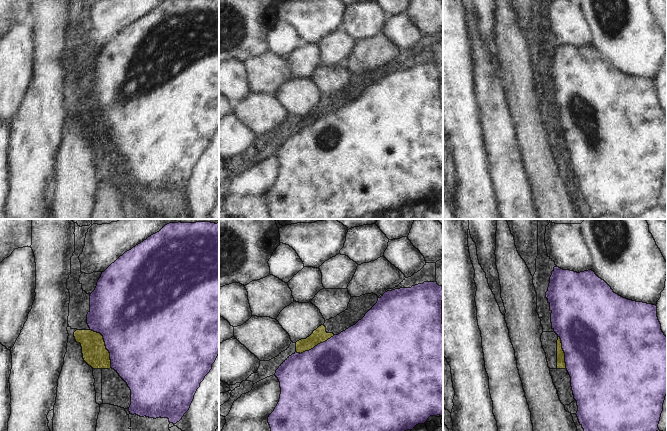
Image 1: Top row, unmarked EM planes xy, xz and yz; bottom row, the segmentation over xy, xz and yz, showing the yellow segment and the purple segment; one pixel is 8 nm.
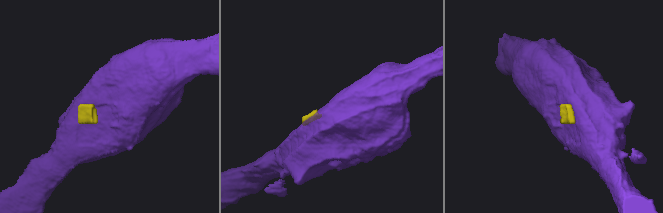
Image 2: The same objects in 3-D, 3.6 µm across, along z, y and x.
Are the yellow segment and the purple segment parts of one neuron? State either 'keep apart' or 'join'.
join

